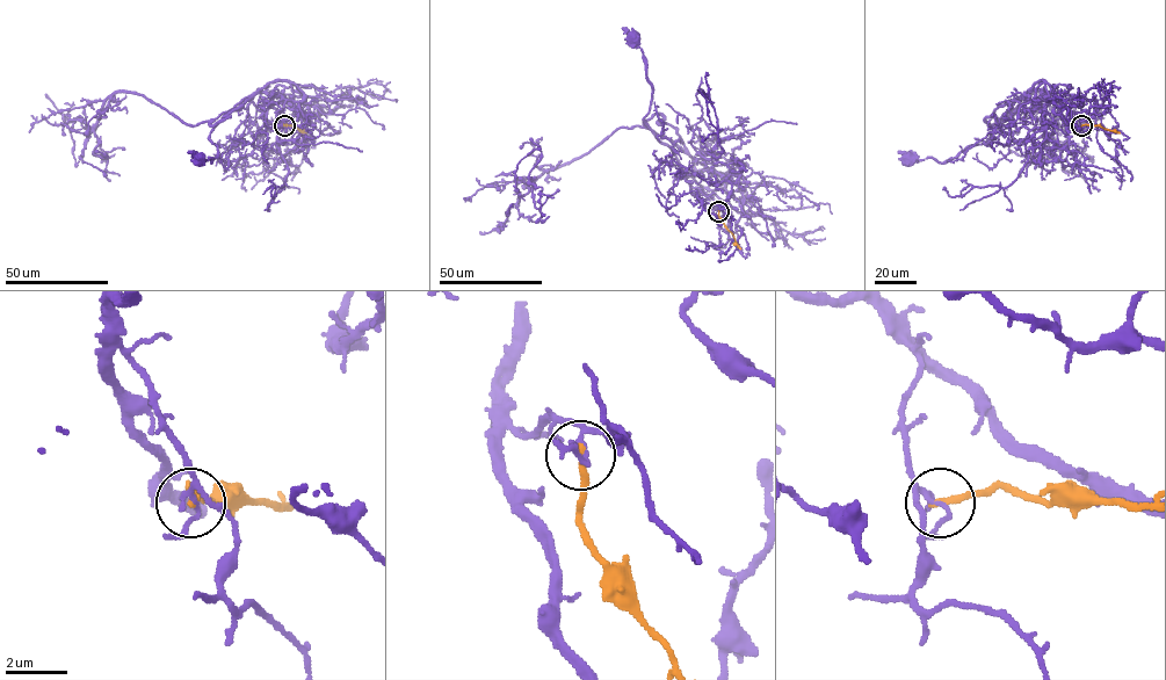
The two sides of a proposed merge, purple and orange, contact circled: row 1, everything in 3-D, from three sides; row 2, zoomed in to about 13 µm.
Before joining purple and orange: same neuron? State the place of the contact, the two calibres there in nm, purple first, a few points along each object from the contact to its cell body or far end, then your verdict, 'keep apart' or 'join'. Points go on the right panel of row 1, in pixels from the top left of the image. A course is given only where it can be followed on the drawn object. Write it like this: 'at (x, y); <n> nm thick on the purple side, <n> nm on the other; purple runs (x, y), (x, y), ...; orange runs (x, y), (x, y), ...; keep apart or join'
at (1081, 125); 110 nm thick on the purple side, 240 nm on the other; purple runs (1081, 125), (1077, 111), (1059, 110), (1048, 101), (1018, 110), (984, 143), (967, 146), (949, 160), (910, 158); orange runs (1081, 125), (1100, 125), (1120, 134); keep apart

